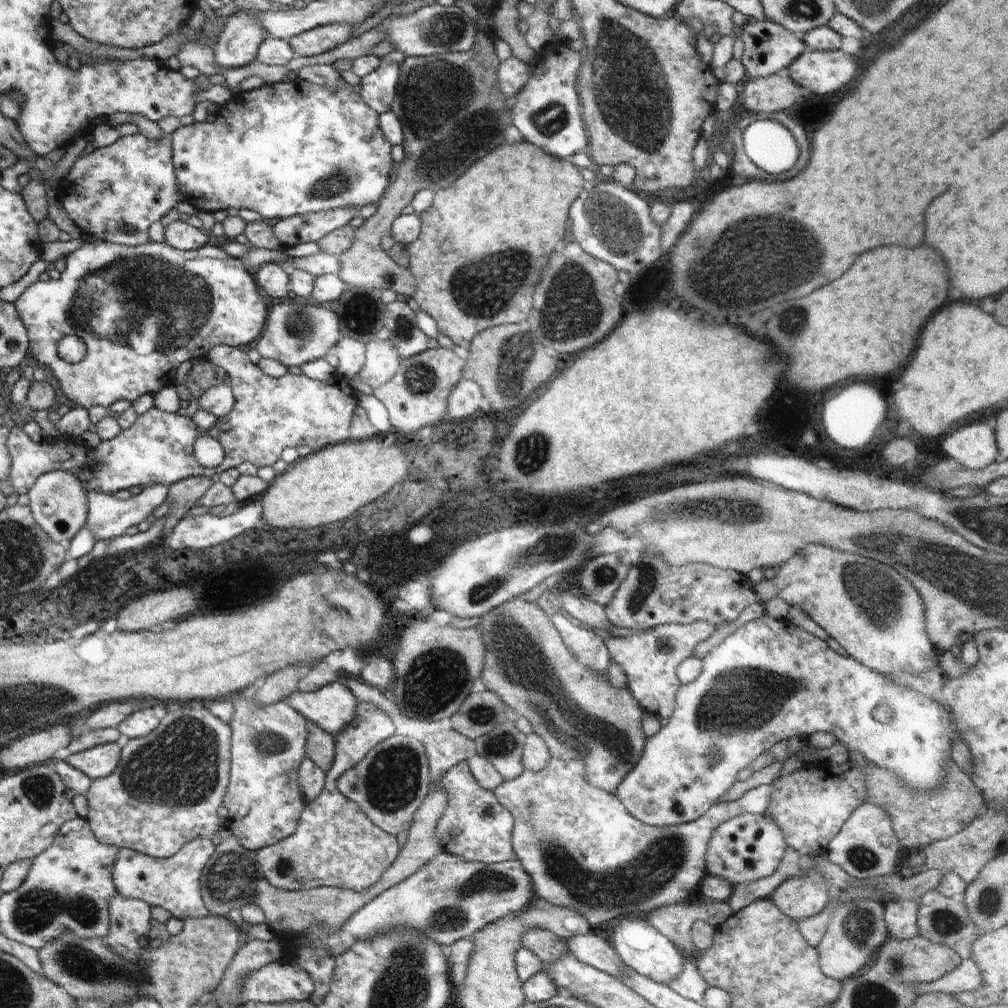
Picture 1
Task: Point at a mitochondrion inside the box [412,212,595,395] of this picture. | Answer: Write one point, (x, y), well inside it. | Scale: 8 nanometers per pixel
(493, 281)

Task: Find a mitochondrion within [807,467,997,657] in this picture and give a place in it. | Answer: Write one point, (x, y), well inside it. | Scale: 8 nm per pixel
(872, 589)

